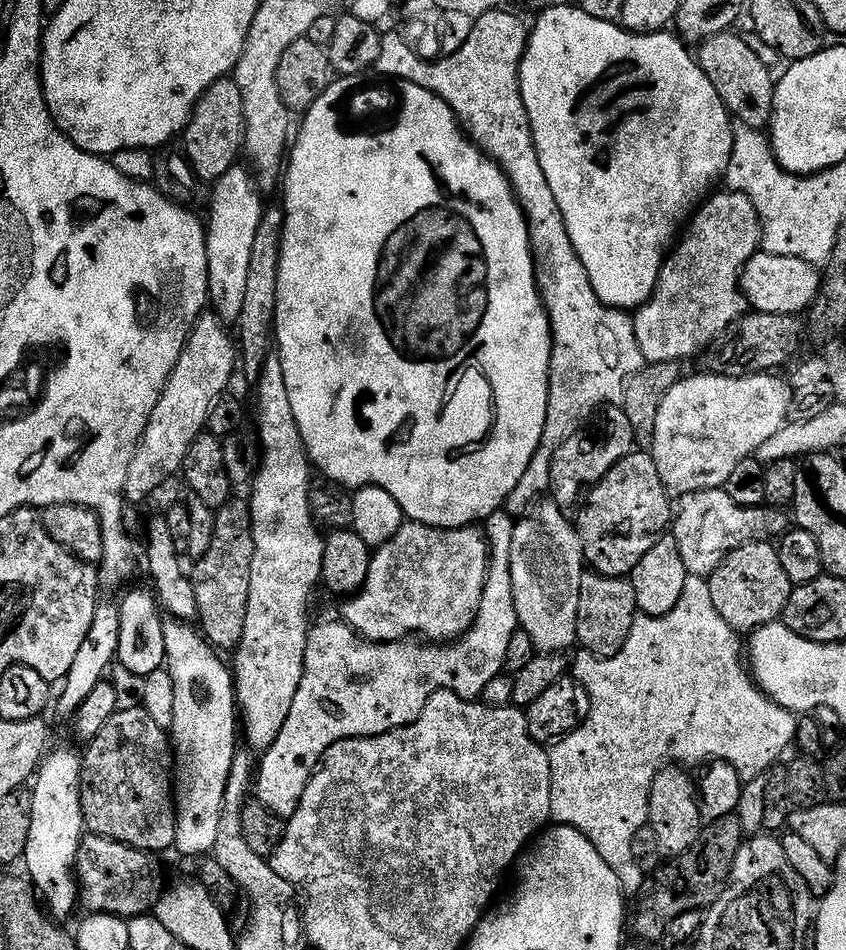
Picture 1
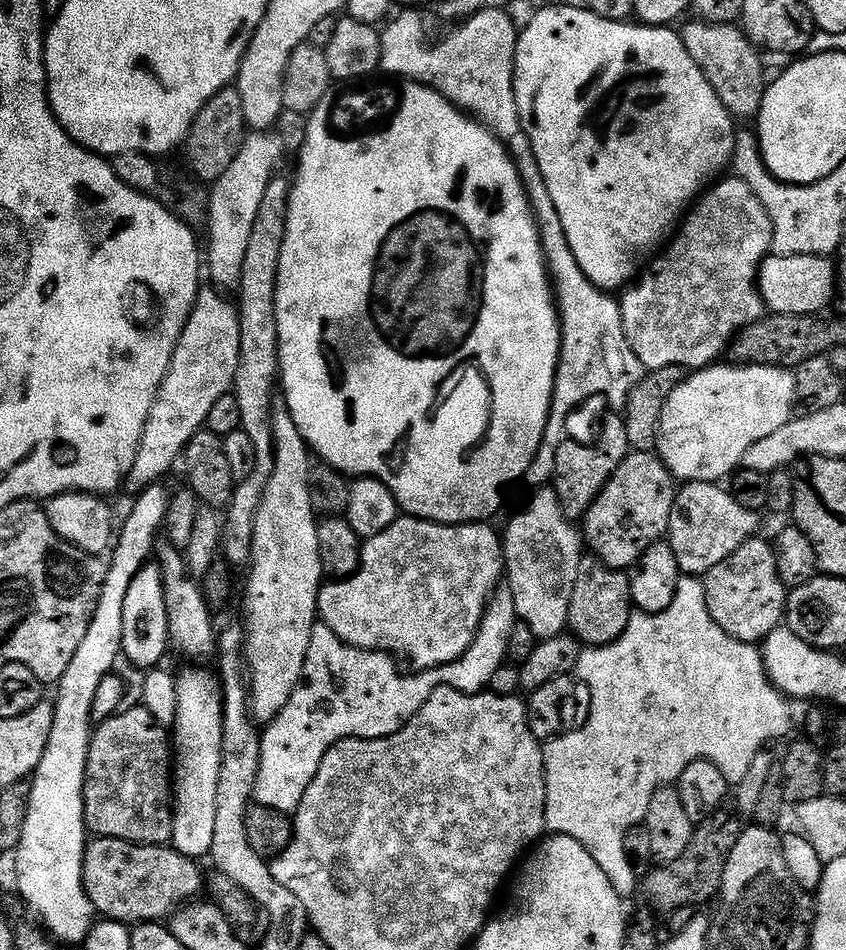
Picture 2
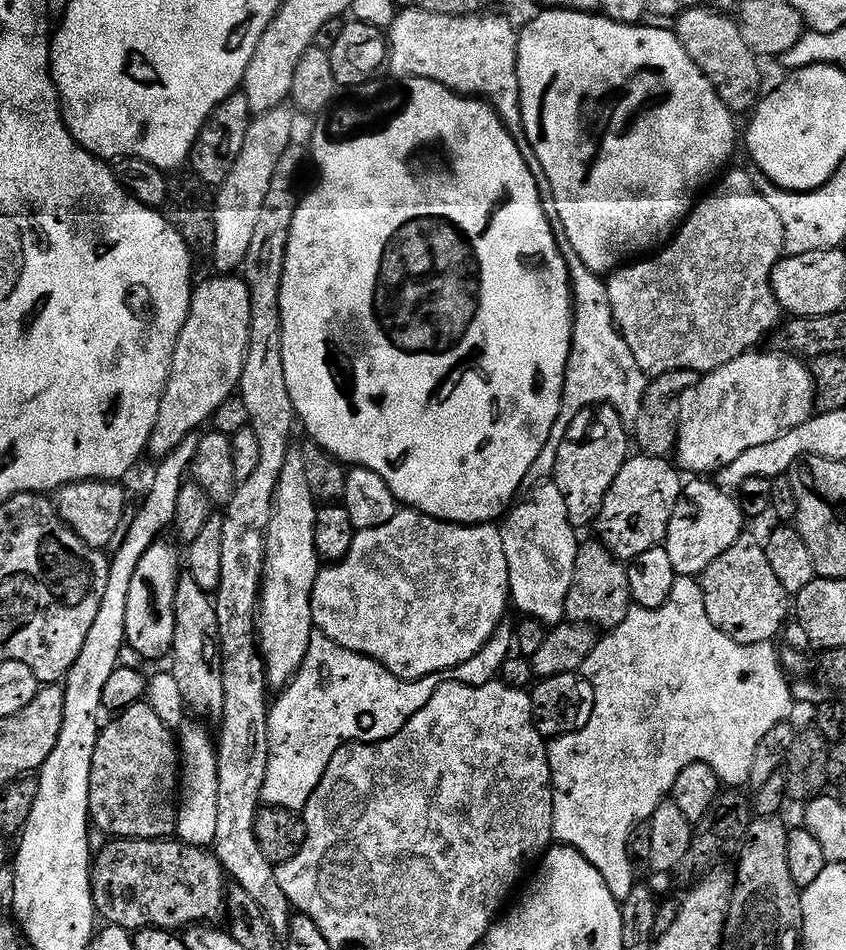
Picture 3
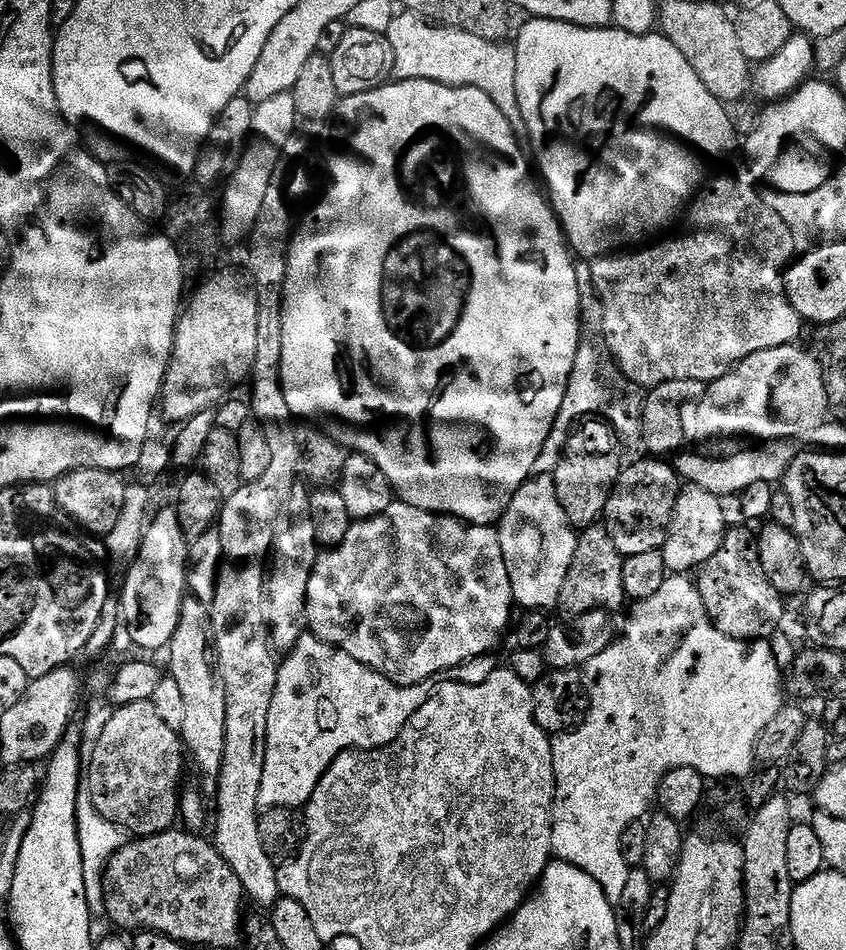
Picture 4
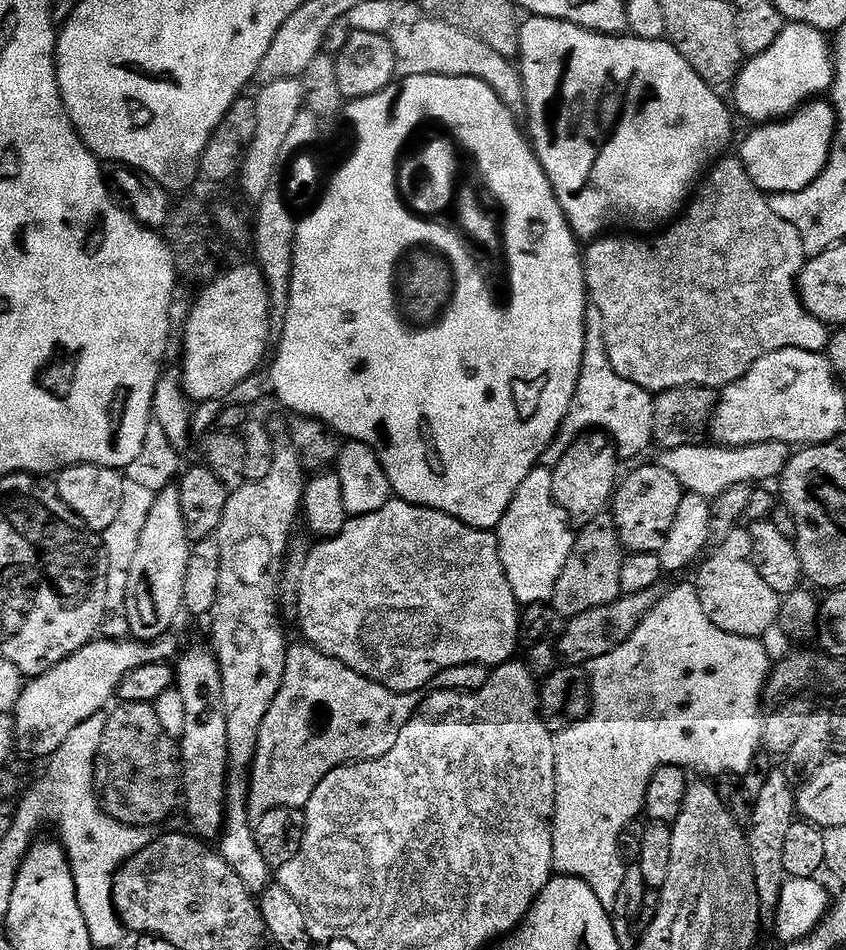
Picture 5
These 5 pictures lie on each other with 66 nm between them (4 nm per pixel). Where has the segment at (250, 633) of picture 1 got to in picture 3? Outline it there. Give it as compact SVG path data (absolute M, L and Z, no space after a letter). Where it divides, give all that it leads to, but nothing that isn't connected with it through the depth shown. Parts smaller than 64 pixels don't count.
M298 450L289 451L286 458L286 466L282 466L282 478L278 478L276 493L272 499L272 513L268 530L264 534L264 574L260 578L260 596L258 599L258 647L260 655L264 658L264 669L268 675L268 687L272 690L283 690L288 687L291 680L296 677L298 670L302 666L302 658L306 658L306 650L310 646L310 638L314 635L314 625L312 622L312 595L314 594L314 582L318 578L322 567L322 561L318 550L314 546L314 522L316 521L316 510L318 501L310 494L310 482L306 478L306 466L304 465L304 452Z

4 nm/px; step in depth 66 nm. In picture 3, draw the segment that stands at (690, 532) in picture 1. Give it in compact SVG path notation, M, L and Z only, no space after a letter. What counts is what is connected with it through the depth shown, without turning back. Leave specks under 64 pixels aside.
M692 478L689 480L692 481L689 484L687 481L683 485L678 502L674 506L674 514L670 518L670 526L668 527L666 547L677 576L696 578L706 570L706 566L710 566L710 562L714 562L714 558L726 554L726 550L730 550L730 546L734 546L734 542L738 542L738 538L745 535L746 517L740 509L739 503L725 489L713 483L711 479Z

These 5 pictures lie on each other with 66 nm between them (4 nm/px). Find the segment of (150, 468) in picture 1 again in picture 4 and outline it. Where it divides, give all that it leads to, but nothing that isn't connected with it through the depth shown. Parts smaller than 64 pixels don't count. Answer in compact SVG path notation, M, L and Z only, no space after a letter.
M224 268L221 272L213 271L208 281L197 290L192 296L192 301L183 305L179 320L176 321L176 337L174 338L174 346L172 347L172 361L168 364L168 373L164 379L164 391L162 393L162 412L164 408L165 416L173 420L174 425L180 426L188 421L196 414L200 414L207 408L215 408L217 404L225 399L227 388L232 388L235 384L240 384L249 379L252 375L252 367L254 366L254 354L258 351L258 294L256 293L256 285L253 283L251 275L247 271L239 272L236 268Z

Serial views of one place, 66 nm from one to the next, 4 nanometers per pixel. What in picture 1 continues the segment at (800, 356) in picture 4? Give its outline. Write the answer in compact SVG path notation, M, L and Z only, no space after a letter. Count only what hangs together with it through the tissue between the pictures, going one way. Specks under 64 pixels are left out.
M703 374L704 376L688 376L685 375L670 390L670 394L666 394L666 398L662 398L662 406L658 406L658 418L654 422L654 442L650 449L654 462L658 466L658 478L662 478L664 489L673 497L679 498L689 496L695 492L702 490L710 490L711 488L724 488L727 479L734 474L738 464L748 457L755 457L760 451L762 442L766 442L773 434L778 434L778 430L782 430L784 425L790 420L790 388L787 383L784 384L779 380L776 374L761 374L758 376L713 376L711 374Z

